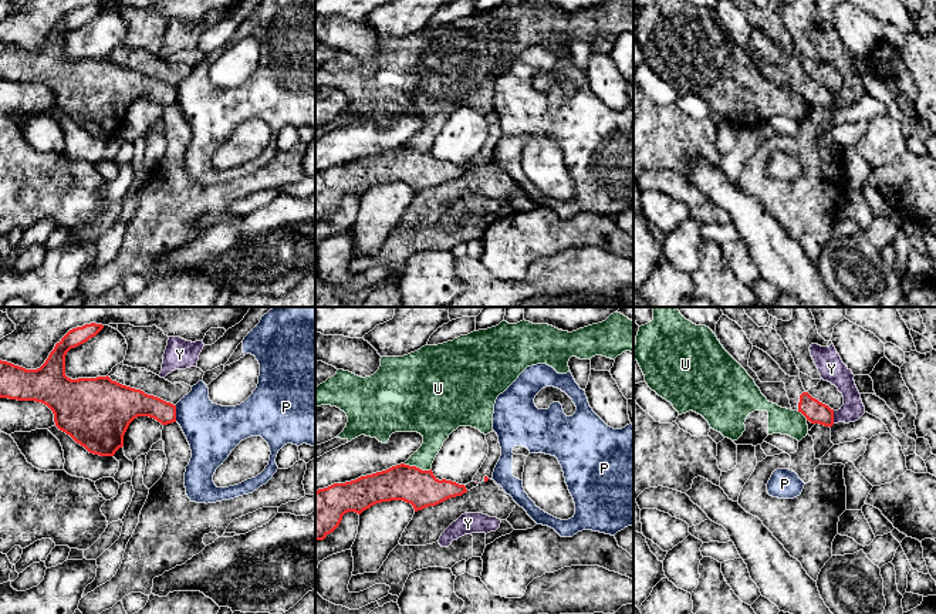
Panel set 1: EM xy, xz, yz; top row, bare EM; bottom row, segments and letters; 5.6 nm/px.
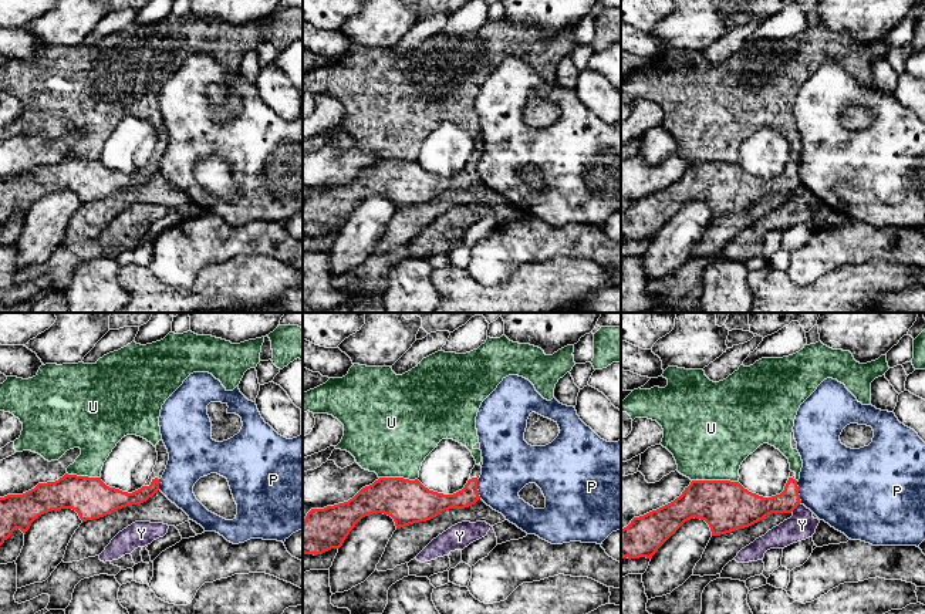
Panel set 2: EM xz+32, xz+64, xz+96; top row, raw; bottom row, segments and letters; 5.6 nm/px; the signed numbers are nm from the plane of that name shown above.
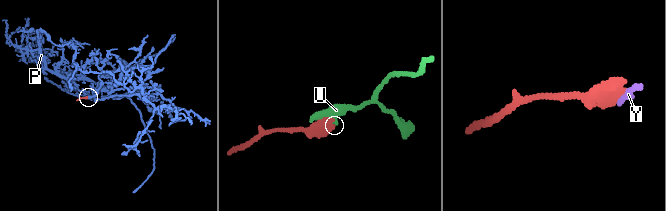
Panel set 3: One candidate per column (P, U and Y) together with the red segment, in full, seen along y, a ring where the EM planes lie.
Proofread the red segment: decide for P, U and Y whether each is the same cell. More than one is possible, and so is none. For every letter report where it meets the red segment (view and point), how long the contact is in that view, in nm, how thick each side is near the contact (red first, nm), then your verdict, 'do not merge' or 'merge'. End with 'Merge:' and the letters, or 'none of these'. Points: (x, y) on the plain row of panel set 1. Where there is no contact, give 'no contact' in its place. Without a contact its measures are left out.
P: xy (175, 95) | 100 nm | 160/300 nm | do not merge
U: xz (418, 149) | 160 nm | 200/170 nm | do not merge
Y: yz (833, 98) | 70 nm | 130/140 nm | do not merge
Merge: none of these

